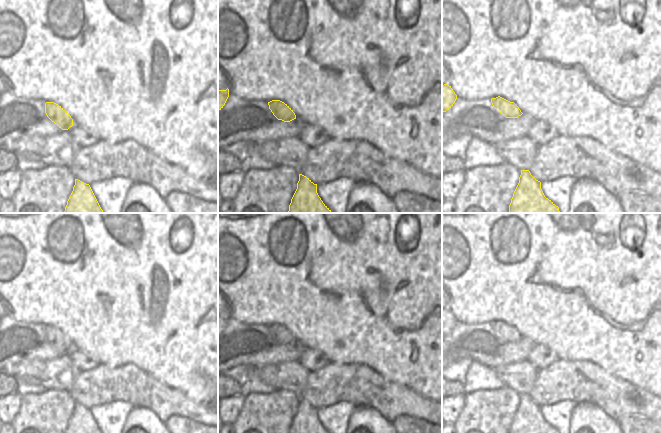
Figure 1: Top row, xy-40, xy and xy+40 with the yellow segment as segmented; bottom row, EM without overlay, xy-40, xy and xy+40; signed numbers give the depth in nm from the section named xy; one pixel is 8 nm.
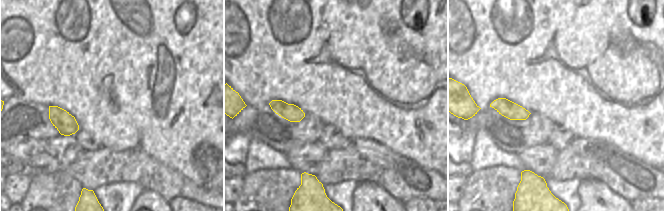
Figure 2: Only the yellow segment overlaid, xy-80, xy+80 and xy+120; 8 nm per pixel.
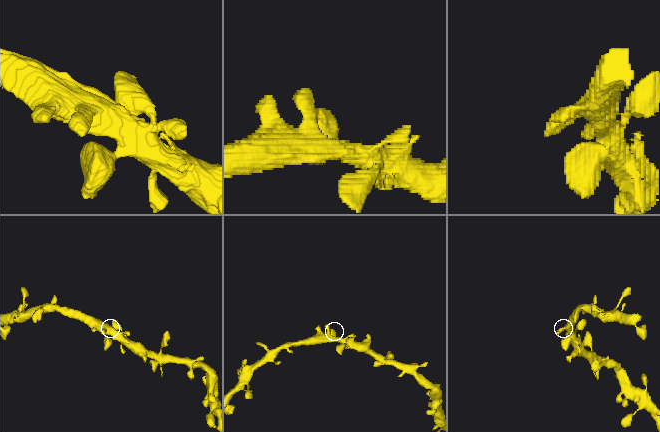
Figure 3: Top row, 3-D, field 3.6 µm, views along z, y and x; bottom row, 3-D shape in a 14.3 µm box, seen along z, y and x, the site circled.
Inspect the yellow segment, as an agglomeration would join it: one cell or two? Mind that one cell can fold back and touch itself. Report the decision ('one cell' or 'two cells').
one cell

